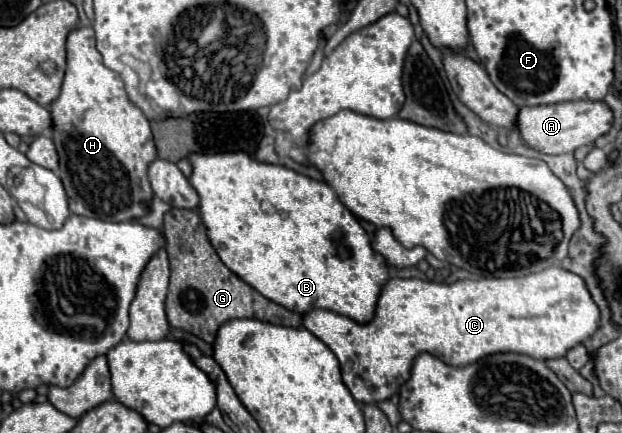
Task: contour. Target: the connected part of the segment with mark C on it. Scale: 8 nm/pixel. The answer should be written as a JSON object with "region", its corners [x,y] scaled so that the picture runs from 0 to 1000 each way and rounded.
{"region":[[[883,614],[863,633],[847,633],[838,642],[773,642],[738,647],[728,656],[703,656],[674,642],[648,647],[632,637],[616,661],[603,730],[593,748],[574,748],[558,730],[513,711],[494,721],[487,730],[487,748],[535,808],[548,841],[551,882],[568,919],[580,933],[609,933],[638,910],[641,896],[658,878],[661,841],[677,813],[696,818],[722,845],[751,845],[770,827],[802,813],[847,818],[863,831],[902,827],[960,767],[966,748],[966,721],[931,633],[902,614]]]}

